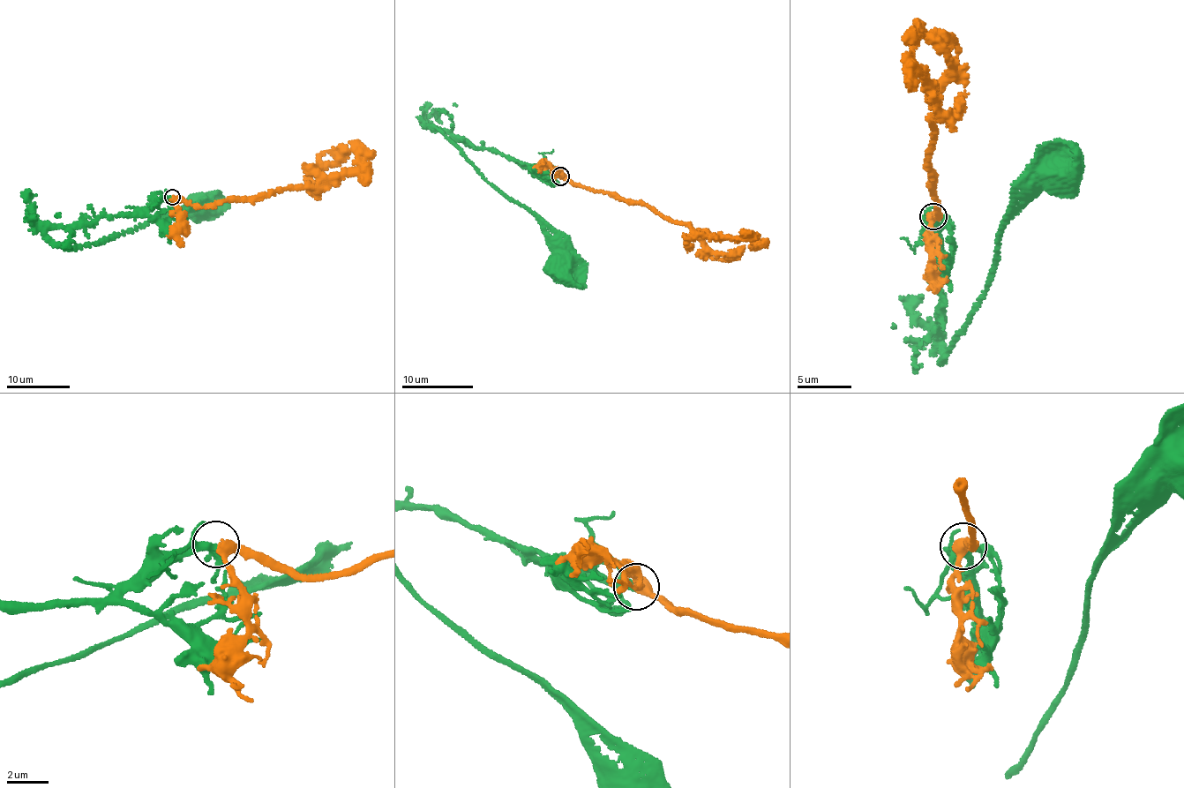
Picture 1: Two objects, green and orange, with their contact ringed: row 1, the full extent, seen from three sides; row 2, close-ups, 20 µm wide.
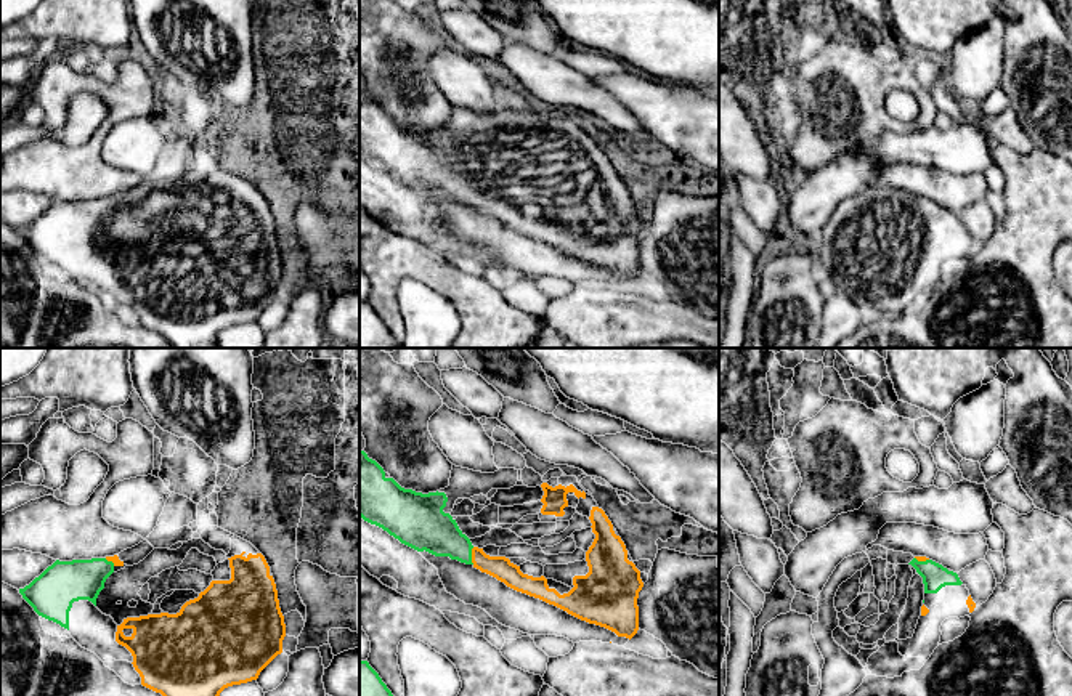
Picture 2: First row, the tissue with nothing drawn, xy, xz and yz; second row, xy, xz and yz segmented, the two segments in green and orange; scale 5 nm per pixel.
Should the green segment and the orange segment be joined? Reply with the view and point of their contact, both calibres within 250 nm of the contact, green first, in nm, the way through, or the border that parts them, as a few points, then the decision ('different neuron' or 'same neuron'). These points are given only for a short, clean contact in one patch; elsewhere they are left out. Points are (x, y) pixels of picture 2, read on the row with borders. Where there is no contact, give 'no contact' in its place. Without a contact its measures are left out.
meets green in xz at (471, 555); 220 nm thick on the green side, 120 nm on the other; same neuron

